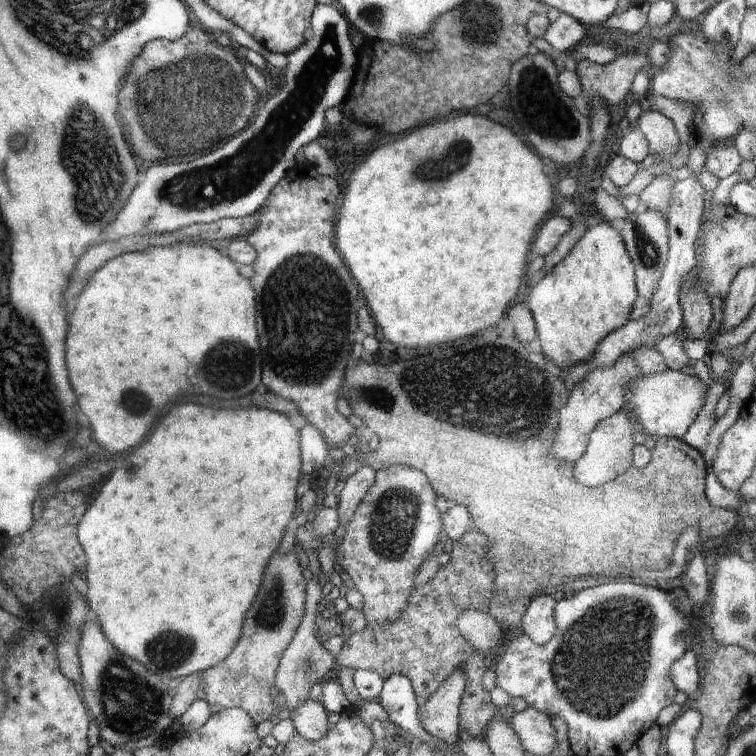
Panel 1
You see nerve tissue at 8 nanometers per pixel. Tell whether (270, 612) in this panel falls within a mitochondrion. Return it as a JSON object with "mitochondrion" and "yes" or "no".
{"mitochondrion":"yes"}

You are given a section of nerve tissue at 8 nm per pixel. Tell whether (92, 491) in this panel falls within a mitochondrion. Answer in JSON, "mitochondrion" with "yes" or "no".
{"mitochondrion":"no"}

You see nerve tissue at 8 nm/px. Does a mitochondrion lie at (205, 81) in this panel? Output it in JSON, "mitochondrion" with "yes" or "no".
{"mitochondrion":"yes"}

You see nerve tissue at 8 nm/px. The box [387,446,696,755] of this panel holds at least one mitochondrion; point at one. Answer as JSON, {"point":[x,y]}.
{"point":[596,670]}

